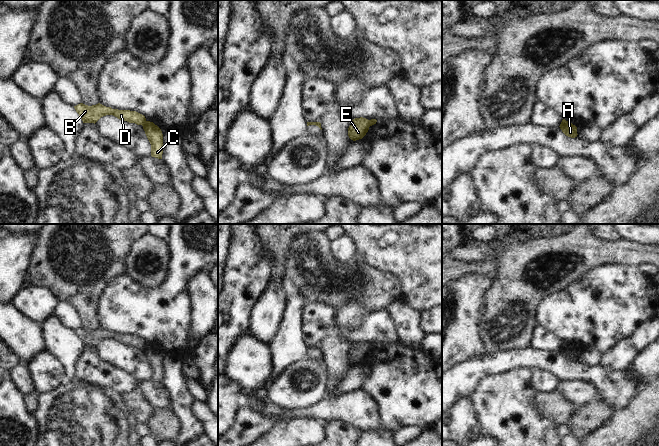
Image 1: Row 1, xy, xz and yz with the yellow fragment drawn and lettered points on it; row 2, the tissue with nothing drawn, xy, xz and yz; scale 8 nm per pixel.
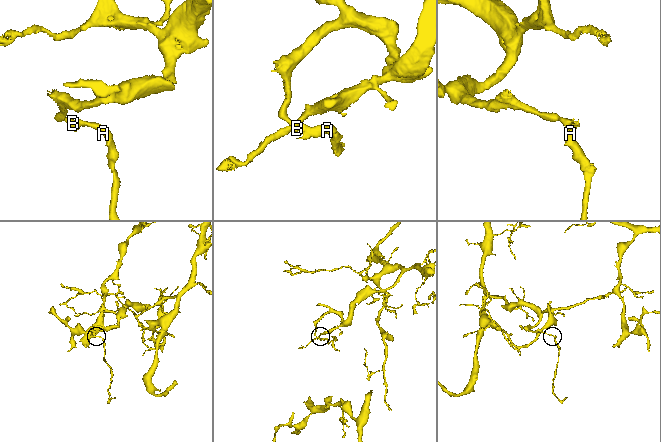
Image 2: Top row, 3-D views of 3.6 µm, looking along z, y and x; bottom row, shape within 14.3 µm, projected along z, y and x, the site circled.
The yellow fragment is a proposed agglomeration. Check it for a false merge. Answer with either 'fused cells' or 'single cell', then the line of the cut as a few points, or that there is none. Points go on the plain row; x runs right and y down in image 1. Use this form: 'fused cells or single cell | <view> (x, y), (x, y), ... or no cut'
fused cells | xy (146, 345), (142, 349)

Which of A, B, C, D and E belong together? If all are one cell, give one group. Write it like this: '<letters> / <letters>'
A C / B D E

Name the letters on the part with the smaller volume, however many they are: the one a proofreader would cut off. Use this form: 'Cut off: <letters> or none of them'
Cut off: A, C

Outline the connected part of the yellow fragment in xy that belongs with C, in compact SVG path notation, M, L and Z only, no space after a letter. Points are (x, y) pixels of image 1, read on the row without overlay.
M150 345L145 346L145 348L143 349L143 353L151 368L151 380L162 383L164 369L161 353Z

